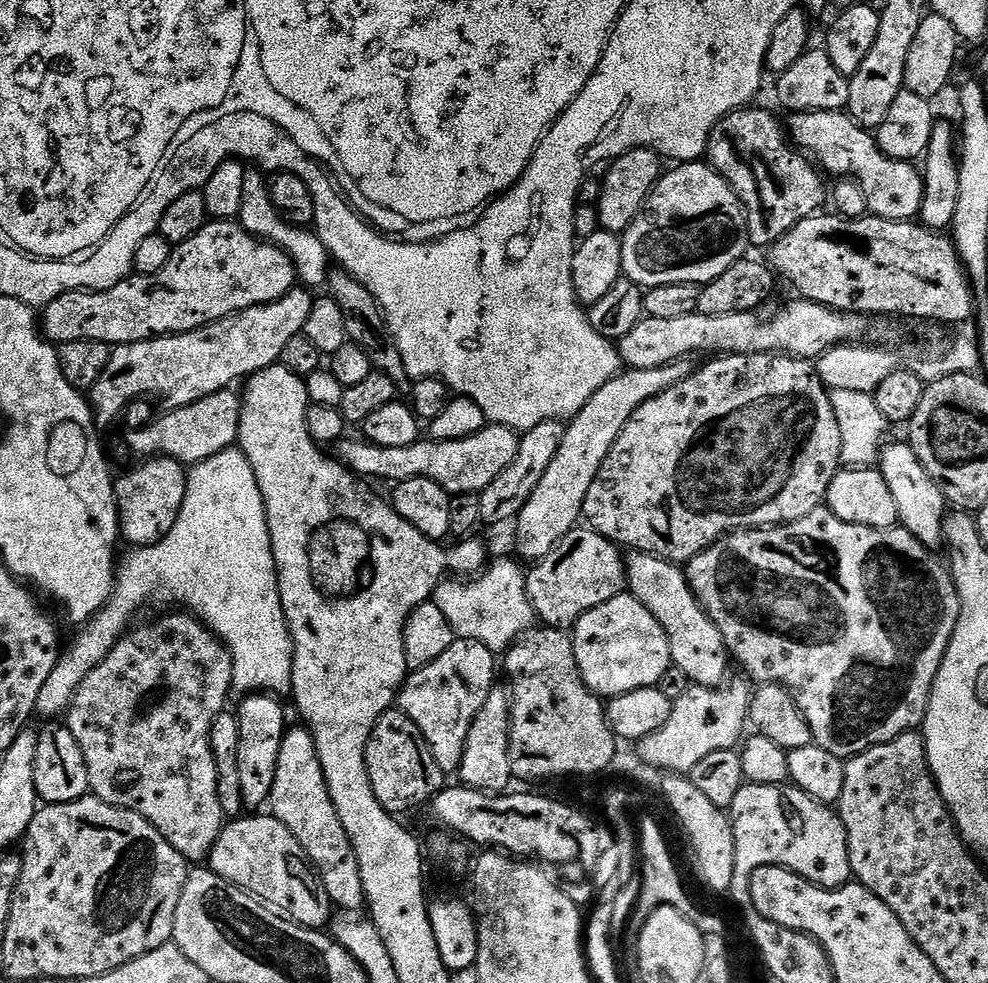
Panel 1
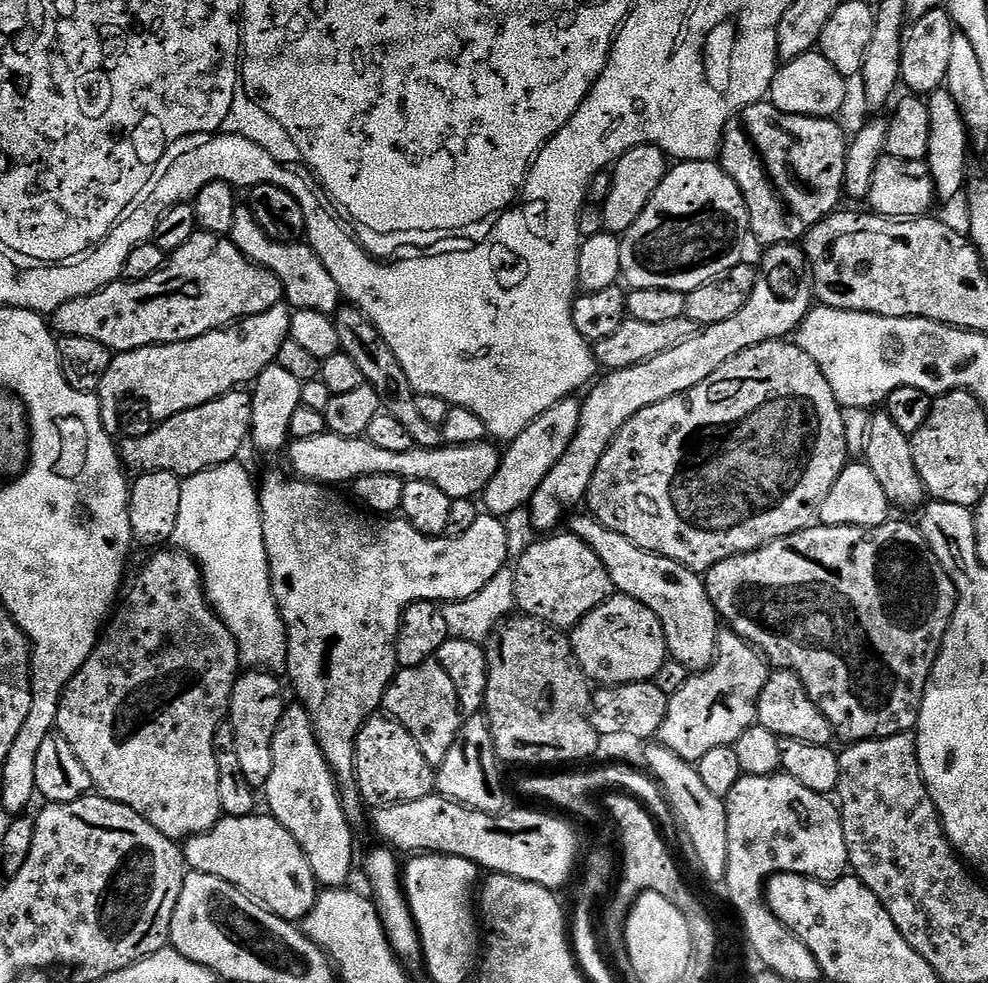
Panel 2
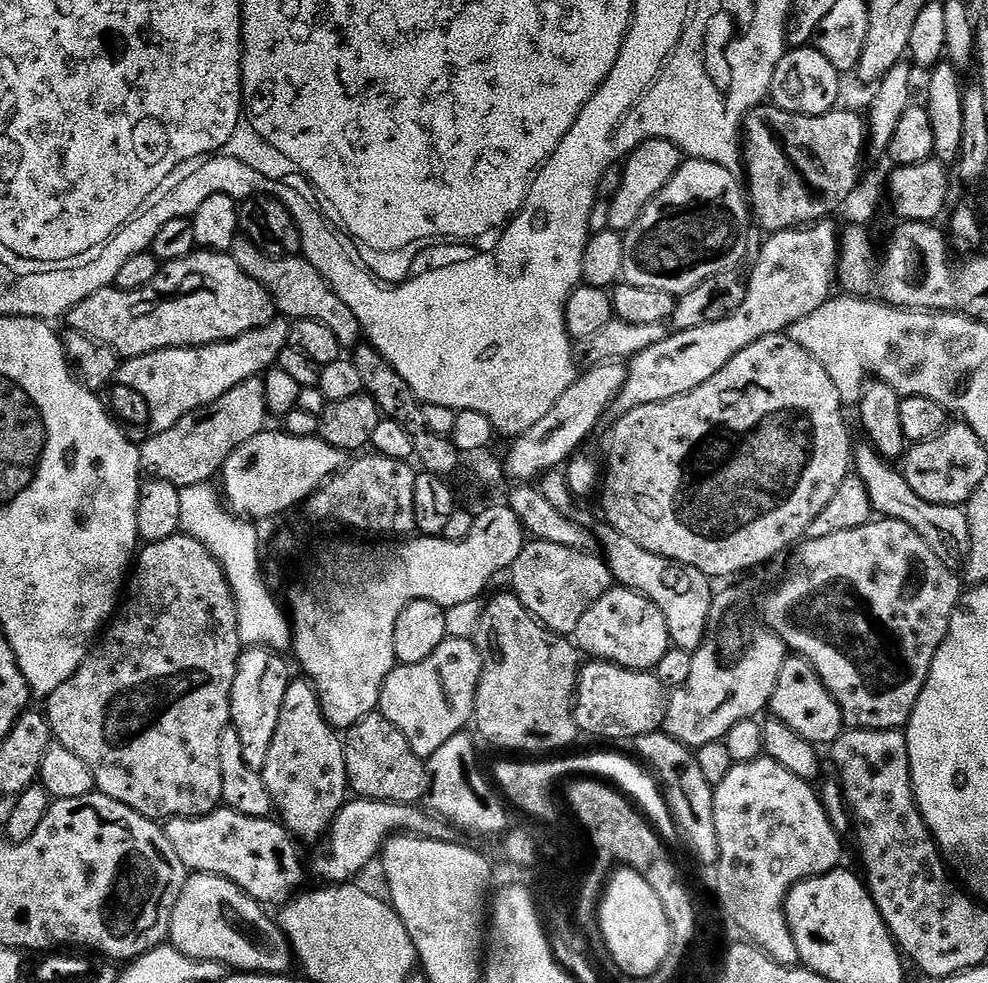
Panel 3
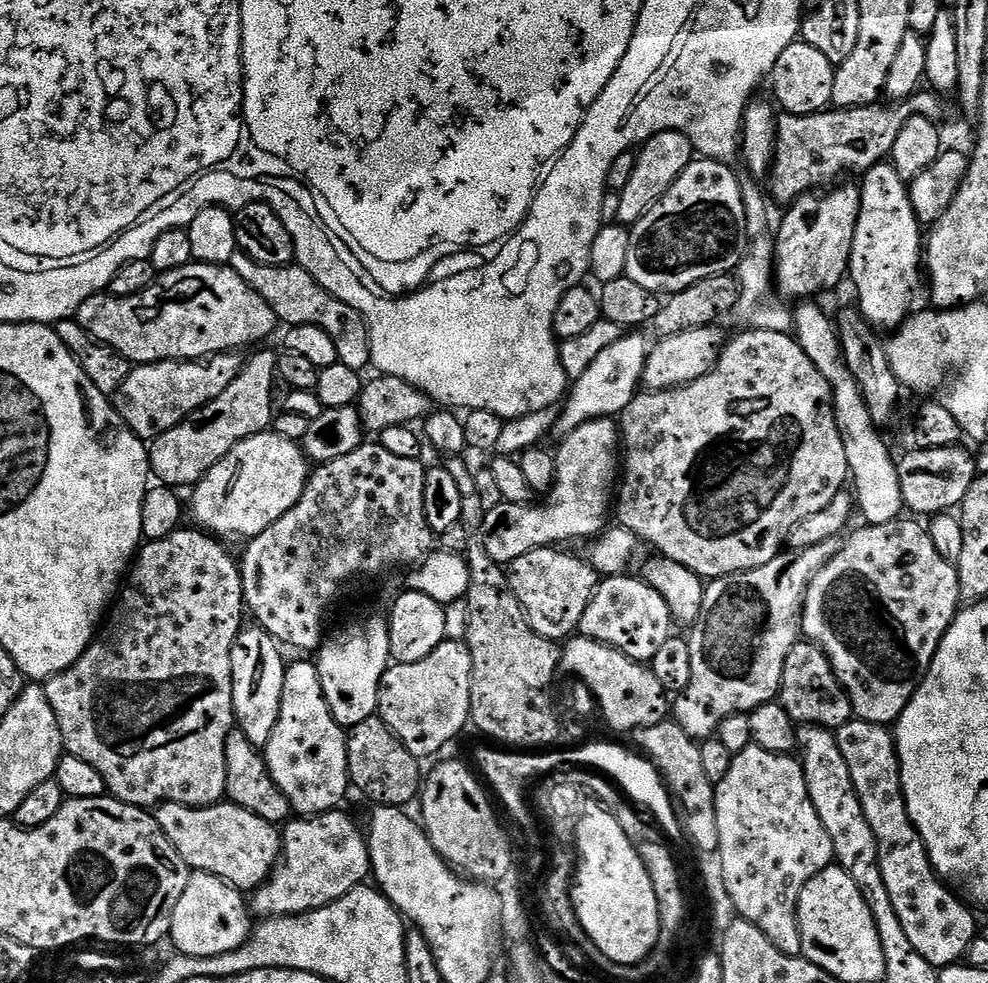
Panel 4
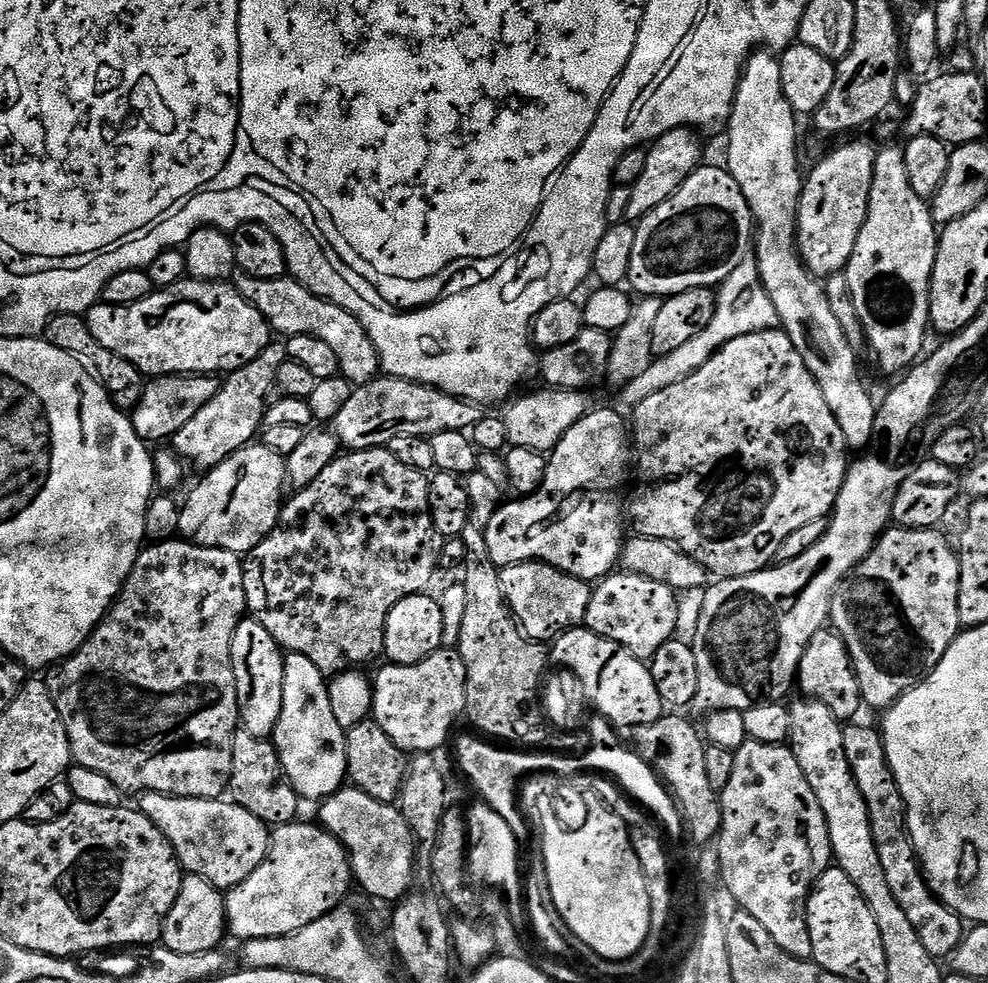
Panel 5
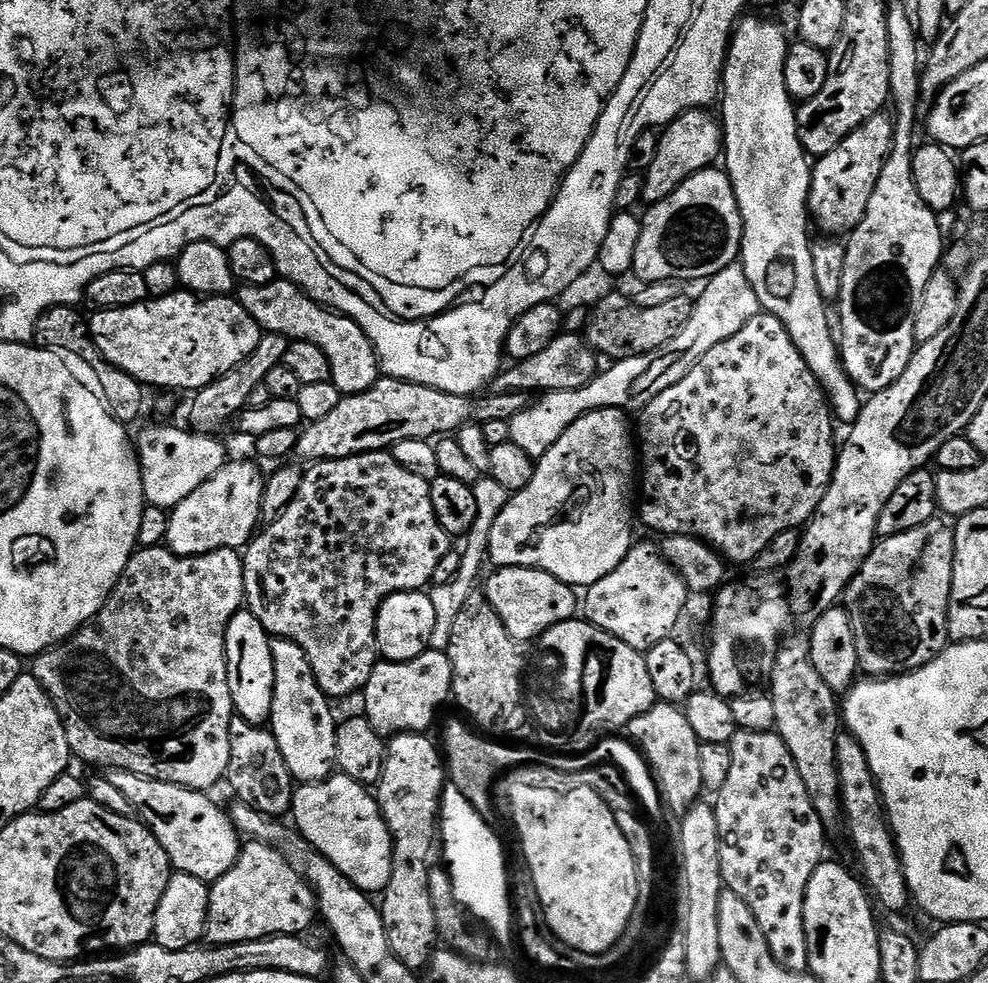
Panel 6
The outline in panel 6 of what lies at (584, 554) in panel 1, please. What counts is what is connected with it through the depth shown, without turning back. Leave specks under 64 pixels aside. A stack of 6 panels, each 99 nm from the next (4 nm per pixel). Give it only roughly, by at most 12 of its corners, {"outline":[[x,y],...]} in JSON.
{"outline":[[537,568],[482,584],[518,642],[573,619],[577,589]]}

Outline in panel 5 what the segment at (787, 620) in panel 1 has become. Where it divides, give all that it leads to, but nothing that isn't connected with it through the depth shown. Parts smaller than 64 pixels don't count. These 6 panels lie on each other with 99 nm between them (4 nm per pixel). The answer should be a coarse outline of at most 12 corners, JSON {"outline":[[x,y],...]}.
{"outline":[[889,527],[832,595],[860,699],[887,710],[962,631],[960,557]]}

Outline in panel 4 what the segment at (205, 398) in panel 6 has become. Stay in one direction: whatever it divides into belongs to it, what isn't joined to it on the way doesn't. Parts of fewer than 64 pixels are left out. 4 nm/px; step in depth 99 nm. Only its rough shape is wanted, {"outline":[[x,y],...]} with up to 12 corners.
{"outline":[[275,351],[151,441],[150,472],[191,489],[273,427]]}

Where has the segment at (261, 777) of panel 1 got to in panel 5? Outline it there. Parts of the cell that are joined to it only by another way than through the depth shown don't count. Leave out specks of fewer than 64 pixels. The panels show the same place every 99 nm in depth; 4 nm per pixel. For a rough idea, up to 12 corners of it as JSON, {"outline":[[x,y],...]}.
{"outline":[[245,618],[232,631],[239,723],[271,737],[282,712],[284,658]]}

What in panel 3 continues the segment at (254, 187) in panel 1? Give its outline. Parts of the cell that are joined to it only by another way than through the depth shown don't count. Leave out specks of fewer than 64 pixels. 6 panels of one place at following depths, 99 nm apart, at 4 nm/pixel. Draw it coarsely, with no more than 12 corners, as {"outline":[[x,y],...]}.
{"outline":[[242,234],[230,255],[292,322],[361,343],[354,310],[303,255],[267,256]]}

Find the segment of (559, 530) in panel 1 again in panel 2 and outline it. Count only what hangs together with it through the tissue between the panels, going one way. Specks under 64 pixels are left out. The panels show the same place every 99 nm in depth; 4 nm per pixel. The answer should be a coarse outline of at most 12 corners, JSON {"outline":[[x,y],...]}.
{"outline":[[799,243],[765,252],[734,318],[658,358],[599,377],[574,442],[532,499],[555,533],[638,410],[706,382],[814,307]]}

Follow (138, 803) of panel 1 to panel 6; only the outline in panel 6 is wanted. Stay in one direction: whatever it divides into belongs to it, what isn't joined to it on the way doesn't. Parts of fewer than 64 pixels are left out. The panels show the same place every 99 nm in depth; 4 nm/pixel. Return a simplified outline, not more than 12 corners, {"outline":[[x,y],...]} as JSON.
{"outline":[[235,548],[133,552],[31,661],[73,757],[230,766]]}

